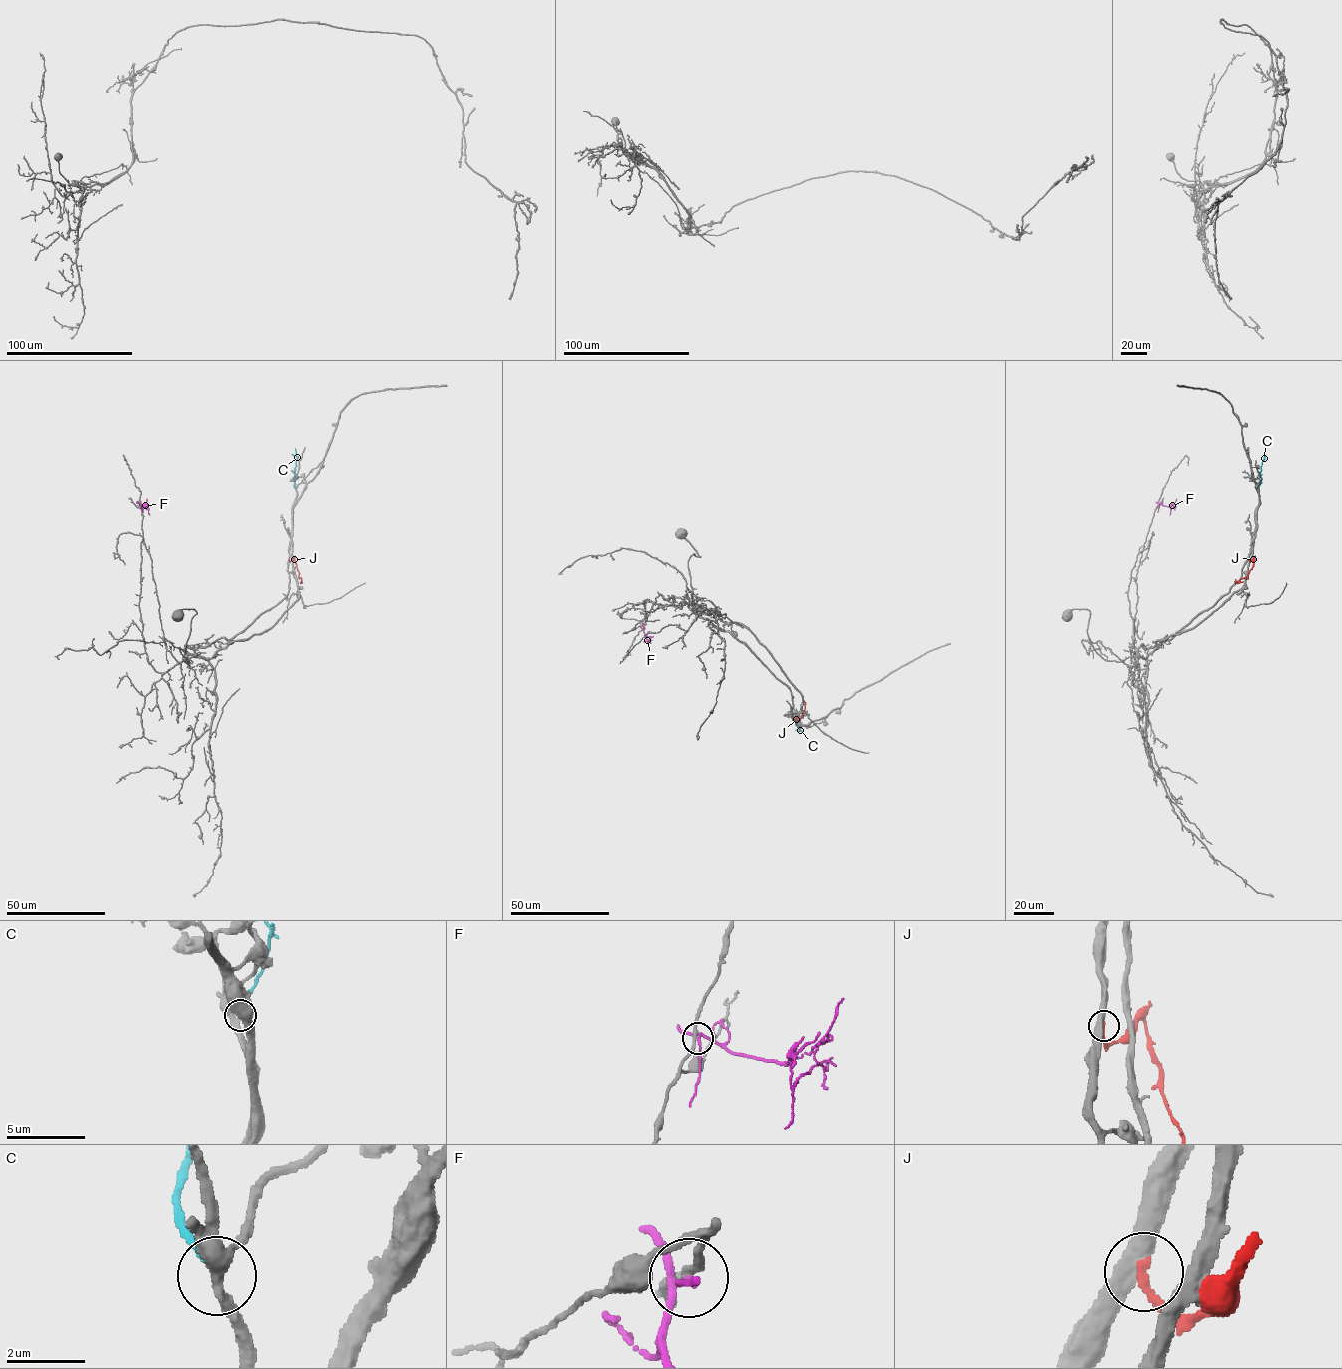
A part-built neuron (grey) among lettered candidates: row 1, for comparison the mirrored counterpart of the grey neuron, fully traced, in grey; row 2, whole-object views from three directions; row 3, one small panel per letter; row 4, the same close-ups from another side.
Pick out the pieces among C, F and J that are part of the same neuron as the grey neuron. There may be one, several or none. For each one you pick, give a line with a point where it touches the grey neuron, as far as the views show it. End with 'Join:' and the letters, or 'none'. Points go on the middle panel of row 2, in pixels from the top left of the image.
C: contact (799, 724)
Join: C

